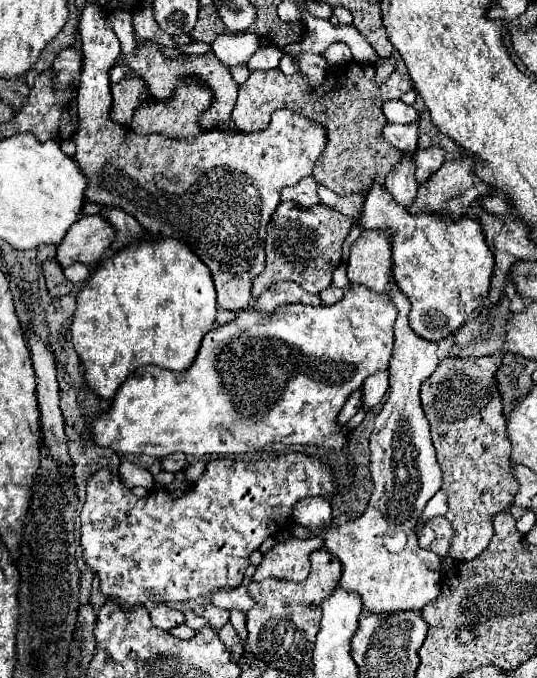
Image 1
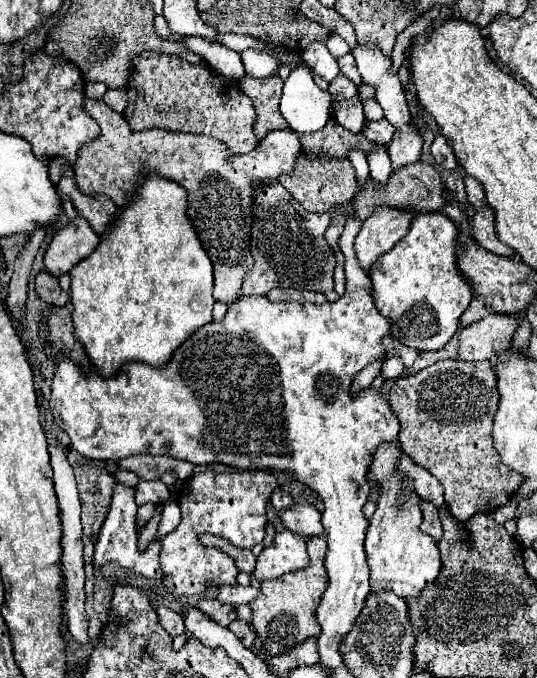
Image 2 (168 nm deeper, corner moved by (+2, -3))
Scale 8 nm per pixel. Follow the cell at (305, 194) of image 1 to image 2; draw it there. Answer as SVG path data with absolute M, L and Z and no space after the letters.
M302 152L302 156L296 160L296 168L294 174L290 176L280 176L278 182L290 190L290 196L300 202L306 210L310 212L328 212L330 206L352 200L354 192L358 190L356 184L356 176L354 176L354 168L350 164L350 160L320 160L320 158L312 158L306 152Z

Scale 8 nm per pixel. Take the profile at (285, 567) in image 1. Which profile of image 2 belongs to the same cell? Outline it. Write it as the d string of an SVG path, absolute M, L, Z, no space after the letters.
M282 530L276 534L272 546L264 548L256 560L254 578L258 582L278 578L292 570L302 570L308 564L306 540L292 534L290 530Z

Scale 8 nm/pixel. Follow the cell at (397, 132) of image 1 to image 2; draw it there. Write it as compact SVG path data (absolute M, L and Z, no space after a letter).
M378 120L378 122L364 122L364 128L362 128L362 134L376 142L376 144L384 144L388 146L392 136L394 136L394 126L388 122L388 120Z

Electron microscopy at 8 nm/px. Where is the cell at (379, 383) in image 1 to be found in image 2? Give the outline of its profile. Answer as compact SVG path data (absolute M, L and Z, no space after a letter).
M392 356L392 358L386 358L386 360L384 360L380 376L382 376L384 380L396 380L402 372L404 372L404 364L402 364L402 360L396 358L396 356Z

